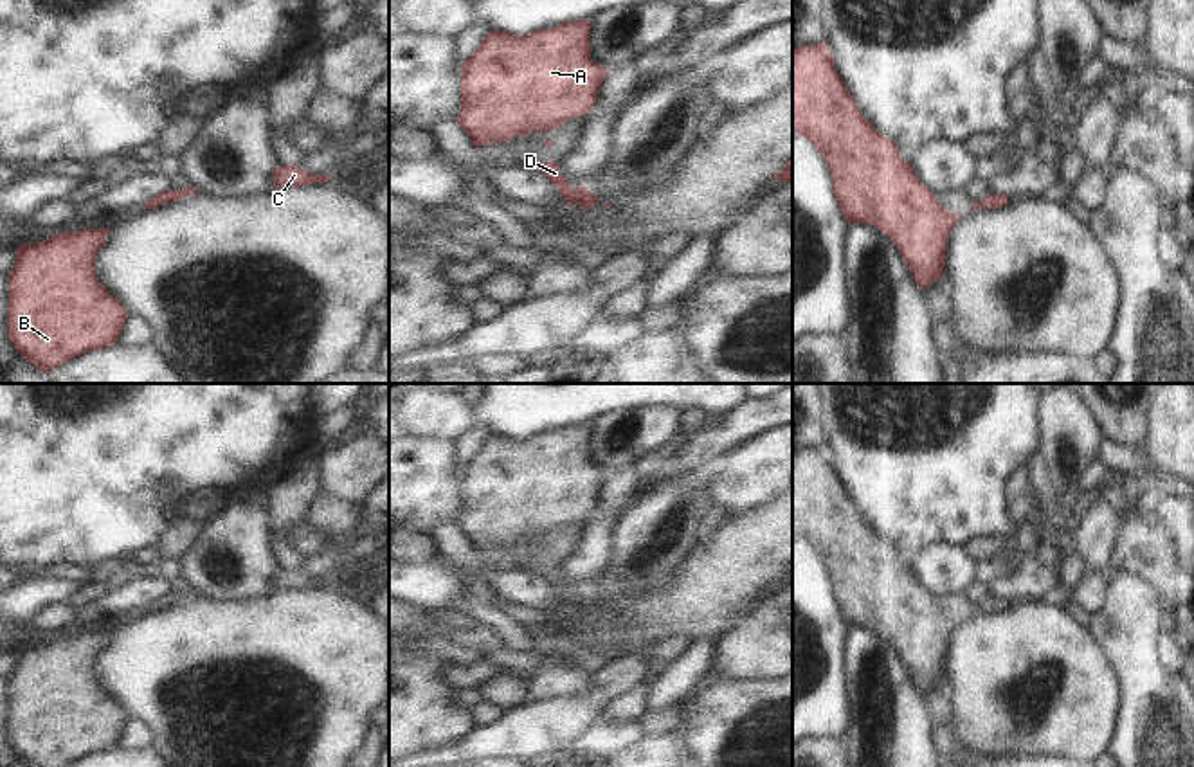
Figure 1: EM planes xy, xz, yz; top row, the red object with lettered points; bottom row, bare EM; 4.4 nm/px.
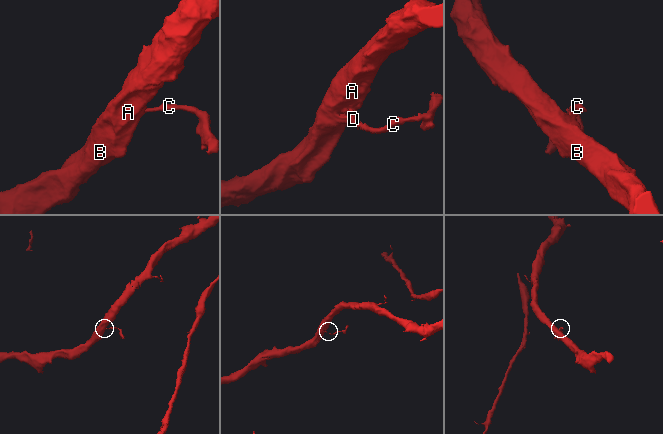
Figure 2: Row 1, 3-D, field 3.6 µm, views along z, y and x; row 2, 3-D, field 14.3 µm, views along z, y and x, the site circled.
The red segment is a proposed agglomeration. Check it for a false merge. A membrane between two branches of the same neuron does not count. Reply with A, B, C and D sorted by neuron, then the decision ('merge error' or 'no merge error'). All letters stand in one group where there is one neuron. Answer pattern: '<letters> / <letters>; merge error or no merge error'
A B C D; no merge error

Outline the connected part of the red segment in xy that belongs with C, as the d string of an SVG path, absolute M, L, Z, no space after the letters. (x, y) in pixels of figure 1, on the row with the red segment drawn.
M277 166L274 169L274 187L303 187L315 182L328 184L330 175L310 175L297 166Z

